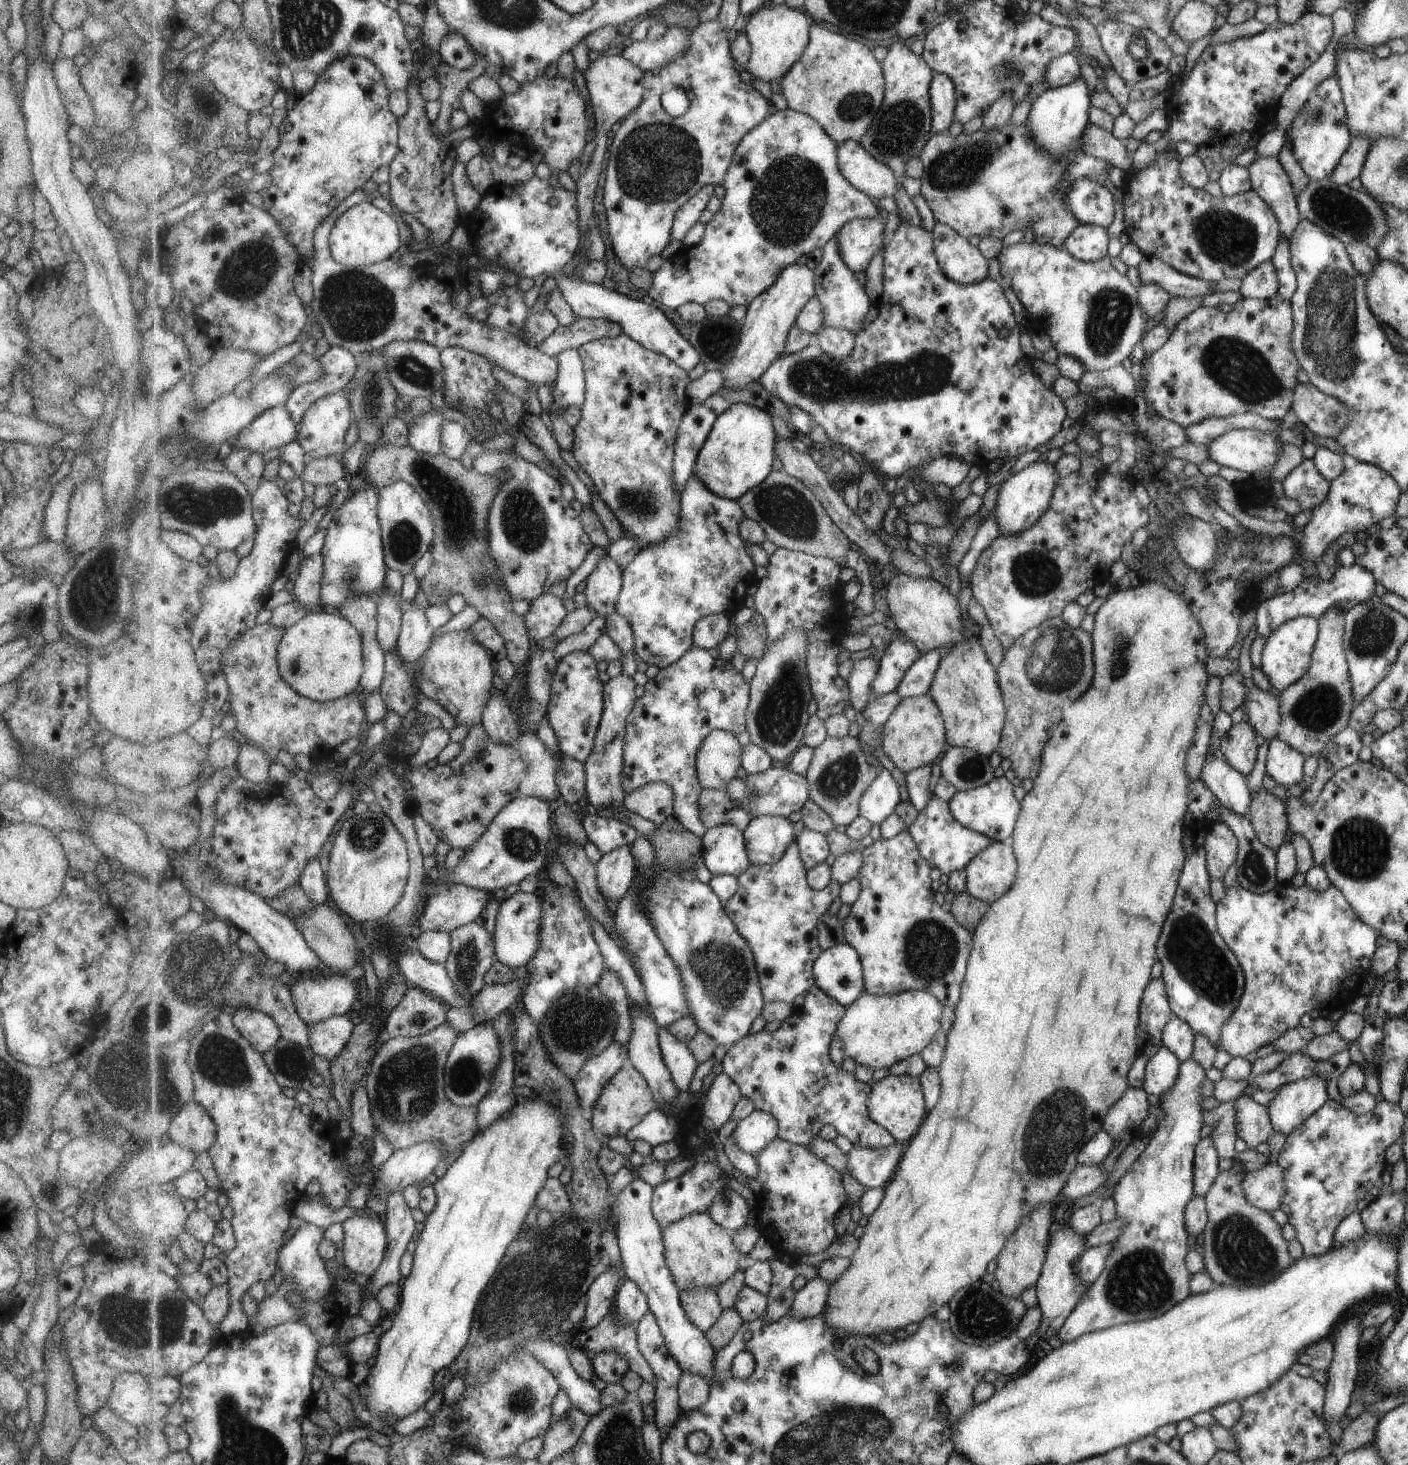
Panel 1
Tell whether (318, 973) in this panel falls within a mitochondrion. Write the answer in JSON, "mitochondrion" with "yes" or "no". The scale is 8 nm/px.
{"mitochondrion":"no"}

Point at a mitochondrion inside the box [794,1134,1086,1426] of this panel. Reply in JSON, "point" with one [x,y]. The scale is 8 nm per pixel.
{"point":[979,1313]}

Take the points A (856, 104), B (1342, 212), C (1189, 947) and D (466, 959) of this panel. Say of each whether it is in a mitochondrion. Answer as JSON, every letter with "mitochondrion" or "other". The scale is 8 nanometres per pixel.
{"A":"mitochondrion","B":"mitochondrion","C":"mitochondrion","D":"mitochondrion"}

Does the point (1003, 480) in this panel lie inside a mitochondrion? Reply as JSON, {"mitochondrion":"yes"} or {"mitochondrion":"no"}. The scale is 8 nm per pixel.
{"mitochondrion":"no"}

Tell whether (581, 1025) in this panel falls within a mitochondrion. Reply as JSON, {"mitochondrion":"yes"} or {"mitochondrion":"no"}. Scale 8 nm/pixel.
{"mitochondrion":"yes"}

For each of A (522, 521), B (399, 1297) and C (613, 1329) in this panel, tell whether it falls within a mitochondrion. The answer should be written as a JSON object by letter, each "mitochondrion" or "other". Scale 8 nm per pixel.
{"A":"mitochondrion","B":"other","C":"mitochondrion"}

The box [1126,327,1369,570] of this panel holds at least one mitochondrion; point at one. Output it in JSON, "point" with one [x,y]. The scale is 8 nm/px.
{"point":[1241,370]}

